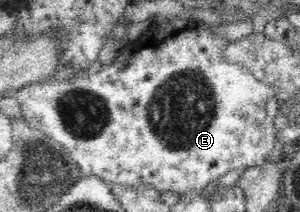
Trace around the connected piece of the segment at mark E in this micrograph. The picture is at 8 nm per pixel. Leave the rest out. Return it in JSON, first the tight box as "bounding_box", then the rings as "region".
{"bounding_box":[16,16,279,195],"region":[[[196,16],[190,18],[162,18],[156,17],[150,20],[150,26],[146,28],[142,36],[132,43],[125,43],[118,56],[110,66],[104,66],[96,74],[86,75],[80,73],[72,79],[58,78],[54,82],[38,80],[22,86],[16,90],[16,96],[20,103],[21,114],[27,119],[29,125],[43,132],[44,135],[62,145],[71,154],[78,165],[82,176],[94,175],[109,184],[128,184],[135,186],[138,182],[154,184],[160,192],[177,192],[179,195],[188,190],[200,190],[207,186],[213,187],[214,183],[230,170],[242,168],[242,166],[262,166],[266,158],[272,153],[274,139],[274,119],[279,114],[279,102],[276,100],[276,88],[254,77],[250,69],[244,67],[241,62],[232,62],[227,58],[226,48],[230,40],[226,37],[216,36],[210,32],[210,28],[202,24]]]}

